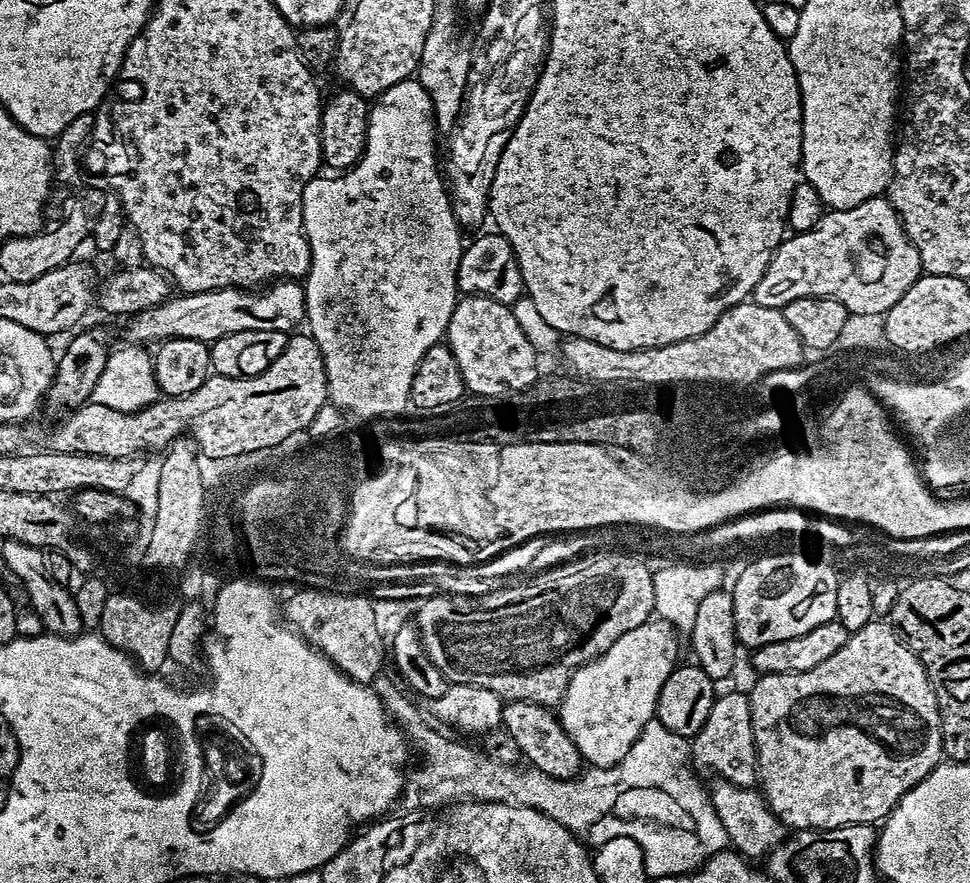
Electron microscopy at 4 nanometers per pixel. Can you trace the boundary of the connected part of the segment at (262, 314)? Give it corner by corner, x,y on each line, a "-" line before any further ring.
289,278
269,283
259,290
219,288
213,292
169,295
158,307
132,316
128,336
140,346
147,345
147,340
159,342
170,338
194,338
210,346
218,338
226,338
226,334
238,334
242,330
291,333
292,327
304,319
304,285

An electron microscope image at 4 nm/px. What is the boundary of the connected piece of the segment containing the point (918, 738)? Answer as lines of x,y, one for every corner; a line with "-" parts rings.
873,622
862,626
862,630
849,635
846,646
838,650
838,654
830,654
826,662
814,666
814,670
801,672
765,672
760,681
747,693
750,702
750,718
756,743
756,766
758,769
758,788
764,801
770,806
772,813
792,830
823,830
825,828
841,828
847,824
871,824
883,821
892,813
894,806
907,794
915,784
922,782
932,773
932,769
941,763
941,745
928,744
932,735
937,735
940,727
940,708
936,703
936,694
932,690
932,682
928,672
920,665
920,657
904,645
904,641
896,635
891,623

